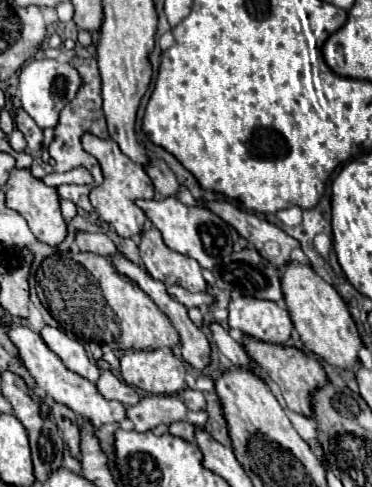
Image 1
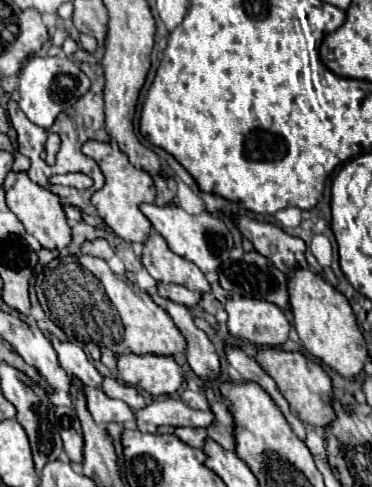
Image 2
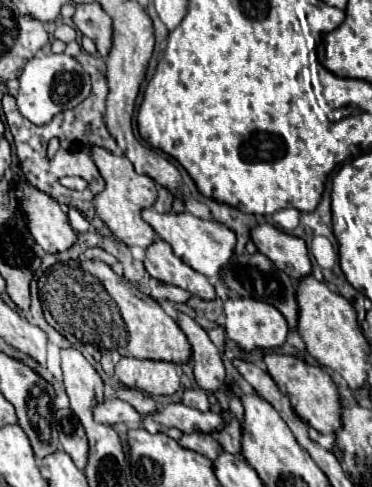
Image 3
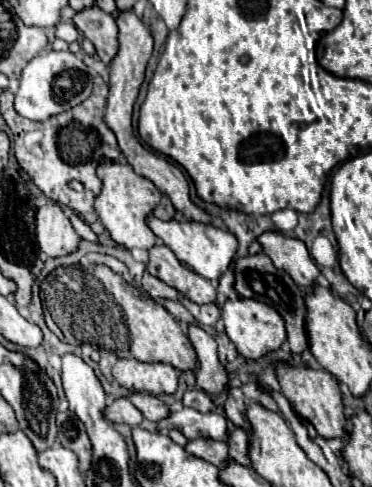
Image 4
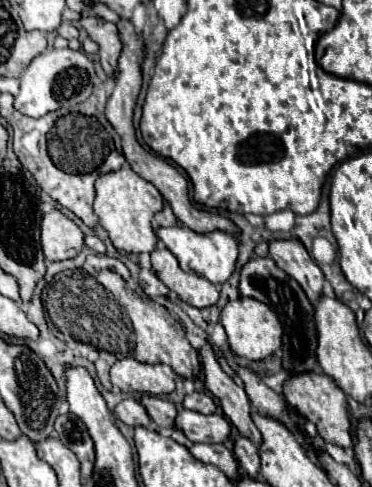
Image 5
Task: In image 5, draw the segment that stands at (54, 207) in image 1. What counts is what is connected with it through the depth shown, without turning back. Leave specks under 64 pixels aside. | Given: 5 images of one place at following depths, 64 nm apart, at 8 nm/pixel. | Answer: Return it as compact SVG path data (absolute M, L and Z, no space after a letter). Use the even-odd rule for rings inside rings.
M52 210L42 218L42 250L50 262L70 260L84 248L84 232L60 210Z

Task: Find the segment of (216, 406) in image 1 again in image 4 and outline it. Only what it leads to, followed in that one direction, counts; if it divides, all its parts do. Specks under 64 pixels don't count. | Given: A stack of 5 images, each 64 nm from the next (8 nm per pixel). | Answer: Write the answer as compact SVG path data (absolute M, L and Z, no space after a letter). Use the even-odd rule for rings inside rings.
M236 428L228 436L228 448L230 448L230 458L236 460L238 464L252 466L250 456L248 456L248 434L242 428Z

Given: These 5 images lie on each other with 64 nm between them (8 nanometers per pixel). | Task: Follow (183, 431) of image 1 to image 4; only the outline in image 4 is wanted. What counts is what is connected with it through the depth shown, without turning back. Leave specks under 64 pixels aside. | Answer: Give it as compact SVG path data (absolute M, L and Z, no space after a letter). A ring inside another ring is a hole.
M196 438L186 444L186 450L190 454L194 454L196 458L202 458L218 468L224 468L224 464L228 464L226 442L218 442L218 440L210 440L210 438Z

